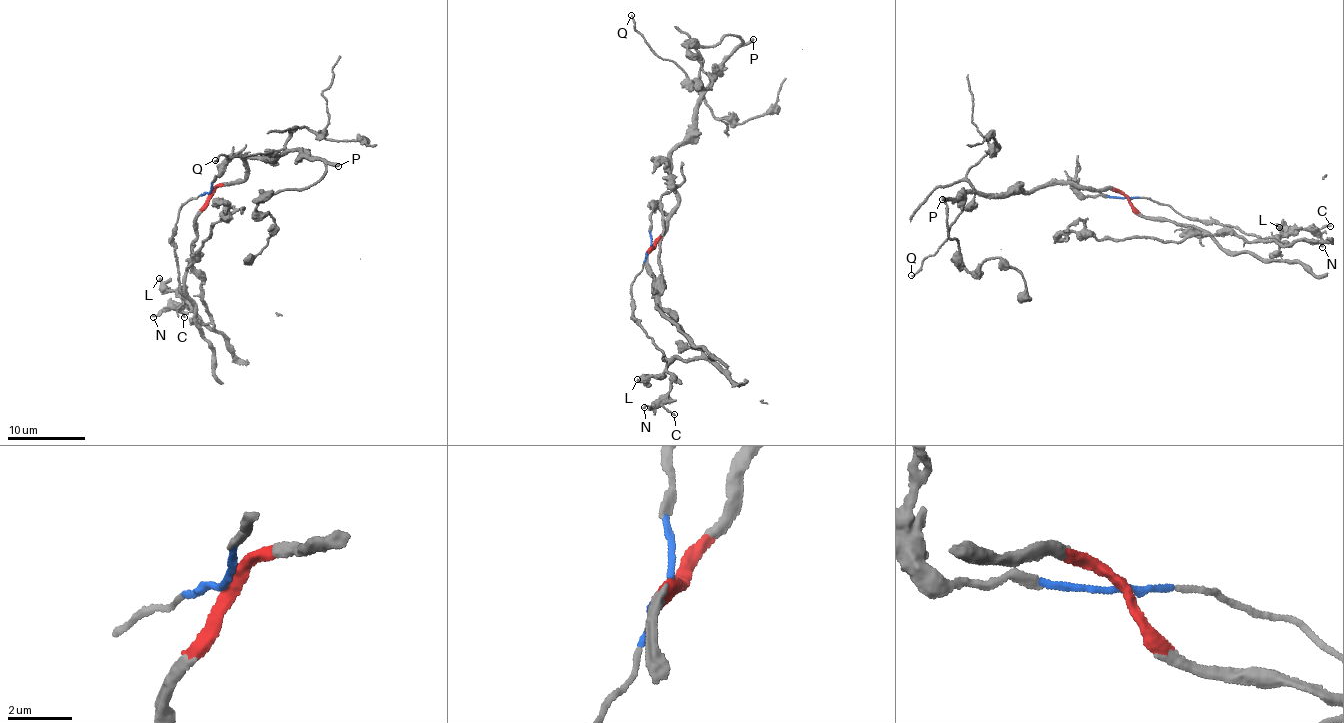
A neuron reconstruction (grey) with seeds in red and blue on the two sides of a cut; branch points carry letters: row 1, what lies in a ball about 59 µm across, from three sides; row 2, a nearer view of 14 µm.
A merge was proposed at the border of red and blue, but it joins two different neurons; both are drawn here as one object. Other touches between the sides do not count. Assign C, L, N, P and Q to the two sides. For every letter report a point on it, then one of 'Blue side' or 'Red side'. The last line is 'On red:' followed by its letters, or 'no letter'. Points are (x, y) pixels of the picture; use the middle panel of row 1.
C: Place: (674, 414). Blue side
L: Place: (637, 379). Blue side
N: Place: (644, 407). Blue side
P: Place: (753, 39). Red side
Q: Place: (631, 15). Red side
On red: P, Q

